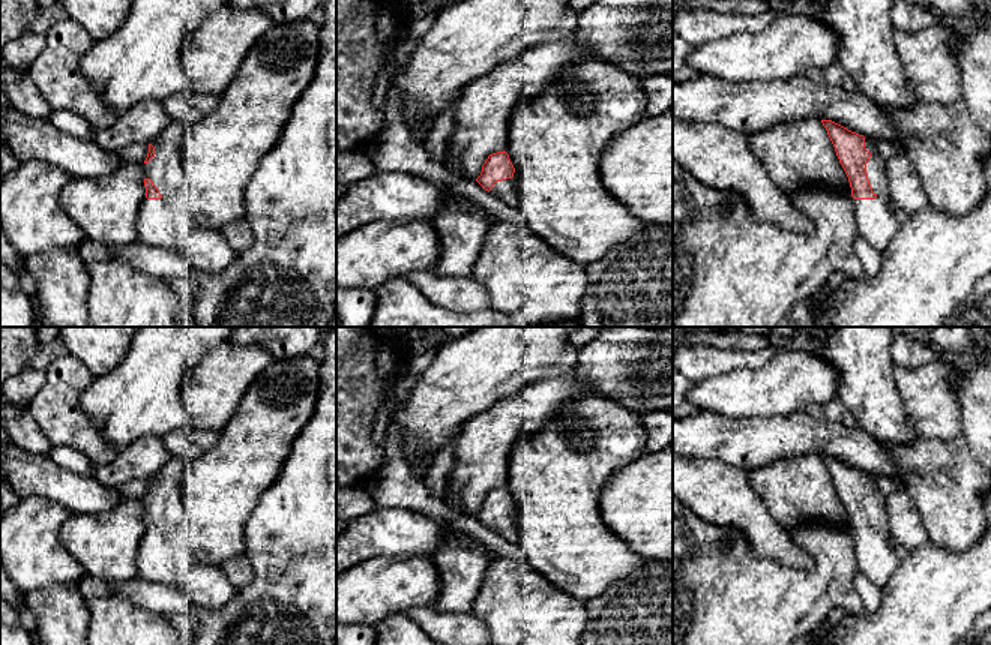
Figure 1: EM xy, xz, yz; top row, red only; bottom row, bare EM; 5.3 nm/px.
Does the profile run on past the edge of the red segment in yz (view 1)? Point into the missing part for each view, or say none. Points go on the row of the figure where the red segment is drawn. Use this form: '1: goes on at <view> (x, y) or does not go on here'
1: goes on at yz (876, 221)

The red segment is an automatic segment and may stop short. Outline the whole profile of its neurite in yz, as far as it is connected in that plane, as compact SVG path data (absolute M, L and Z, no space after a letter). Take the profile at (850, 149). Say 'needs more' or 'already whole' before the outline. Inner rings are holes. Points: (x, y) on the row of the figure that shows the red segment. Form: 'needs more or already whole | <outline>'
needs more | M832 120L821 123L850 182L857 236L883 254L904 219L892 210L886 160L871 138Z

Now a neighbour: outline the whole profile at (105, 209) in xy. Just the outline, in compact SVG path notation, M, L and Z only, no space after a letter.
M123 162L105 177L72 178L60 206L87 237L107 246L138 240L137 216L146 186L138 162Z

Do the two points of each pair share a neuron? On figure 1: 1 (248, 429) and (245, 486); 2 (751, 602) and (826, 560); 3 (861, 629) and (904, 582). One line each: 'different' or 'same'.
1: same
2: same
3: same

